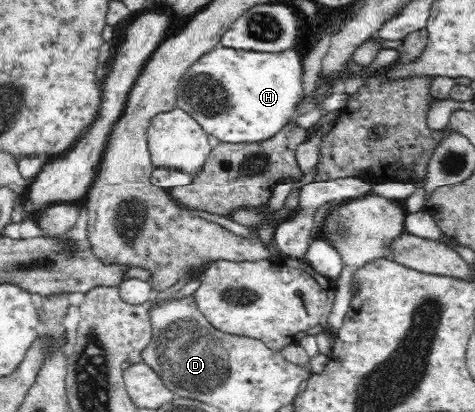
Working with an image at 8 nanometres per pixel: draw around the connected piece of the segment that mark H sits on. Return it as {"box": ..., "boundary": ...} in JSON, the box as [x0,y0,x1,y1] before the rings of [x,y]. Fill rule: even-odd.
{"box":[176,46,304,143],"boundary":[[[217,46],[196,60],[180,78],[176,106],[191,115],[207,135],[215,136],[221,143],[269,140],[297,116],[296,106],[304,96],[302,60],[299,46],[283,52],[253,52]]]}

